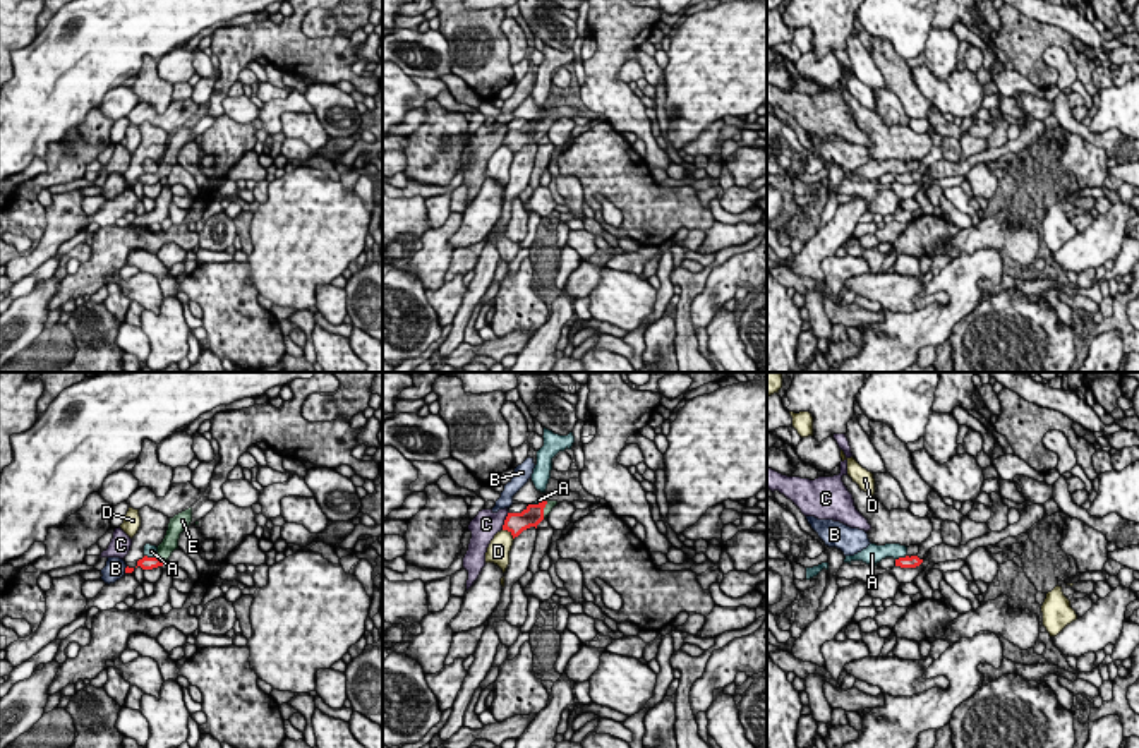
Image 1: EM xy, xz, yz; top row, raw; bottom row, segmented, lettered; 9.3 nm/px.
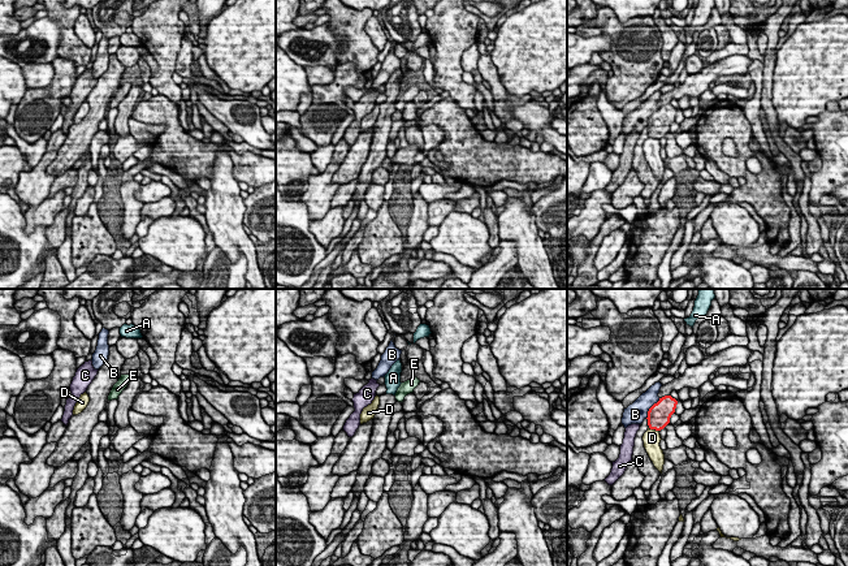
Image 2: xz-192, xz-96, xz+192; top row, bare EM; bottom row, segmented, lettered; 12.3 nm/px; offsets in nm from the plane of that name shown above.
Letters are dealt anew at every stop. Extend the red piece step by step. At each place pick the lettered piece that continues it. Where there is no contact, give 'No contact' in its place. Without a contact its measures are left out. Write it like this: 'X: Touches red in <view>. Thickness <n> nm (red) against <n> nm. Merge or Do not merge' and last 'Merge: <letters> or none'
A: Touches red in yz. Thickness 120 nm (red) against 160 nm. Do not merge
B: Touches red in xy. Thickness 60 nm (red) against 190 nm. Do not merge
C: Touches red in xz. Thickness 190 nm (red) against 240 nm. Do not merge
D: Touches red in xz. Thickness 190 nm (red) against 220 nm. Do not merge
E: Touches red in xy. Thickness 130 nm (red) against 160 nm. Merge
Merge: E

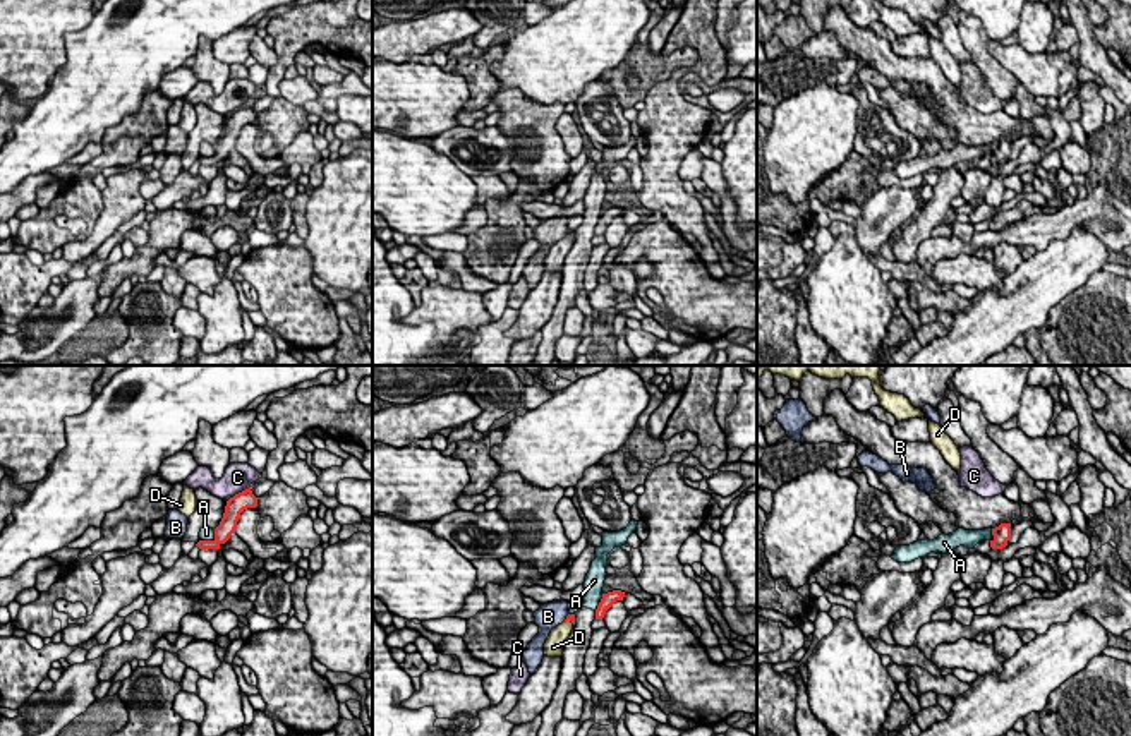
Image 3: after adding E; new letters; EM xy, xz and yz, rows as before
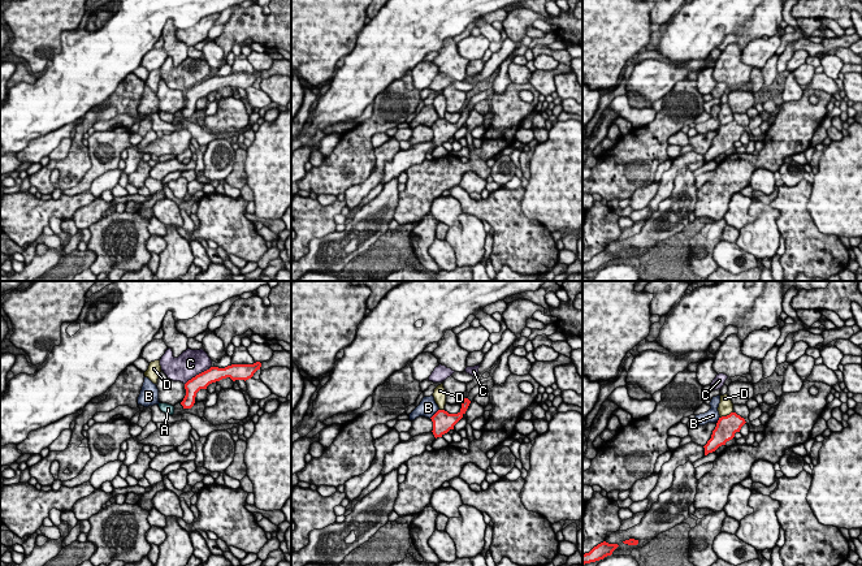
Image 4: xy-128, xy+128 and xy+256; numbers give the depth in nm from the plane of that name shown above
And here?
A: Touches red in xy. Thickness 160 nm (red) against 130 nm. Do not merge
B: Touches red in xz. Thickness 60 nm (red) against 240 nm. Do not merge
C: Touches red in xy. Thickness 170 nm (red) against 280 nm. Do not merge
D: Touches red in xz. Thickness 60 nm (red) against 170 nm. Do not merge
Merge: none

